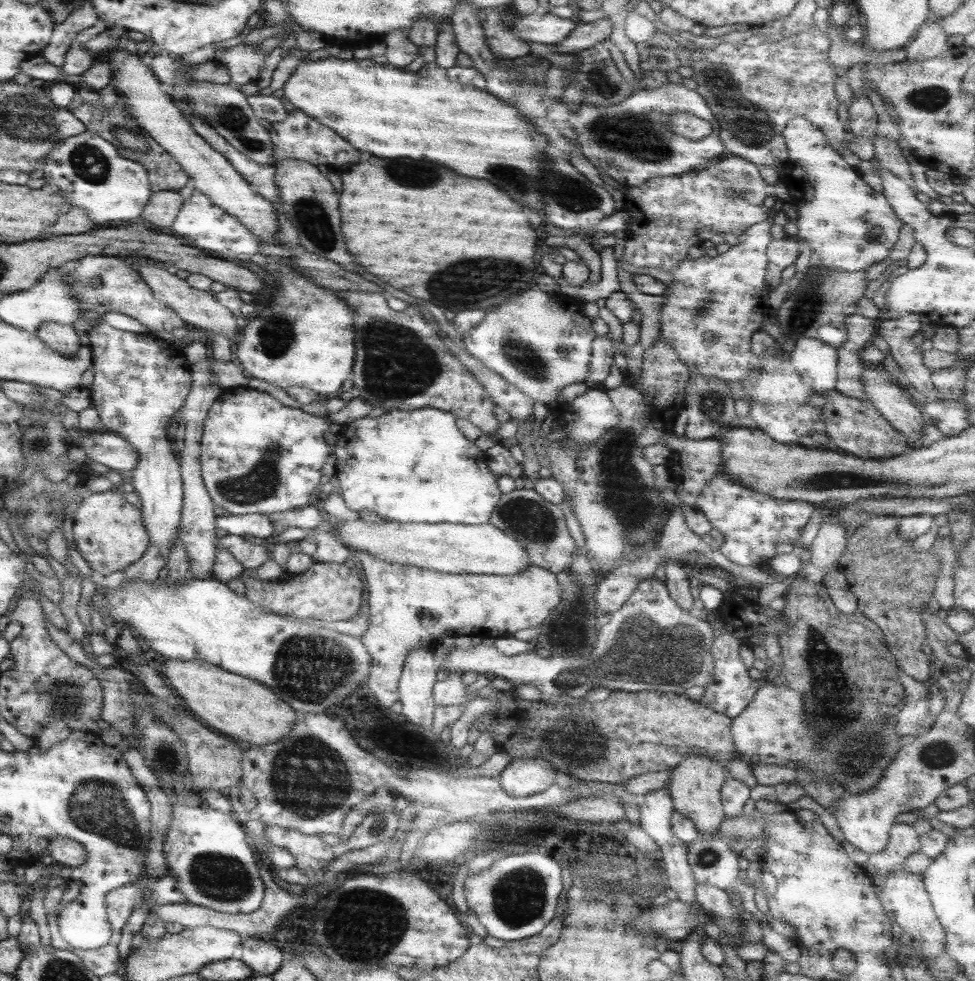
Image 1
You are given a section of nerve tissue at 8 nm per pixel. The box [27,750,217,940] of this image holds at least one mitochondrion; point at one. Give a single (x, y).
(98, 805)

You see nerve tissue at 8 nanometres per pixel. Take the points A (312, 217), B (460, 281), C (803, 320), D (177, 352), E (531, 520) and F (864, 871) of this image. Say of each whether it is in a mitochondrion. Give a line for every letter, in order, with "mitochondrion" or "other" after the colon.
A: mitochondrion
B: mitochondrion
C: mitochondrion
D: other
E: mitochondrion
F: other

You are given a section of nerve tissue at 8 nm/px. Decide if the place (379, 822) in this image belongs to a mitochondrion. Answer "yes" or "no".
yes

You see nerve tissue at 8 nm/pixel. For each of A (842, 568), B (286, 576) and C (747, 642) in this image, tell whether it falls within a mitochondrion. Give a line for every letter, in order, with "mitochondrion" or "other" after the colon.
A: other
B: other
C: other

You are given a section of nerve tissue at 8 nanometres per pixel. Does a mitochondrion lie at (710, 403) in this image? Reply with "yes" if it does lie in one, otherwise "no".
yes

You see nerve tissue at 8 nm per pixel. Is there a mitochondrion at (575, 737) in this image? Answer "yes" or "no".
yes

